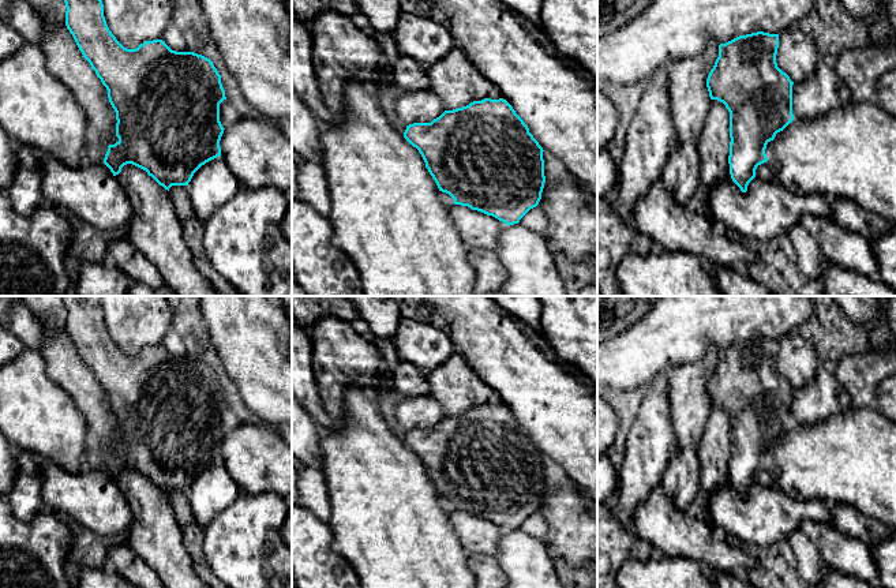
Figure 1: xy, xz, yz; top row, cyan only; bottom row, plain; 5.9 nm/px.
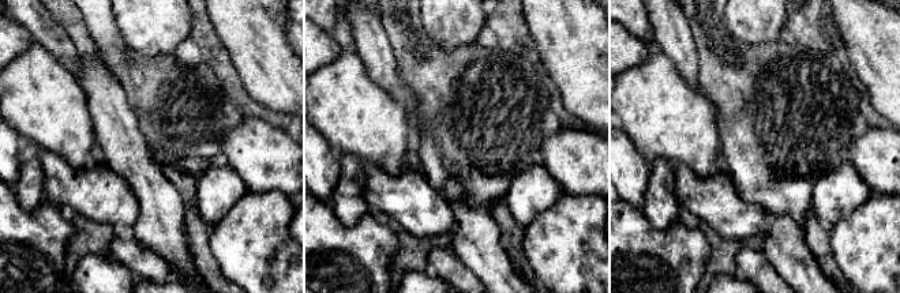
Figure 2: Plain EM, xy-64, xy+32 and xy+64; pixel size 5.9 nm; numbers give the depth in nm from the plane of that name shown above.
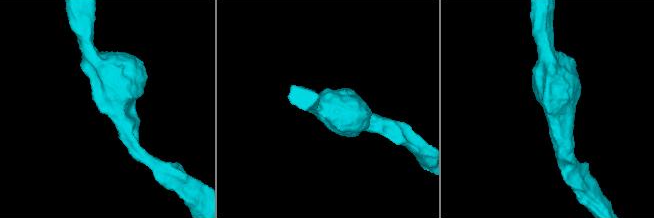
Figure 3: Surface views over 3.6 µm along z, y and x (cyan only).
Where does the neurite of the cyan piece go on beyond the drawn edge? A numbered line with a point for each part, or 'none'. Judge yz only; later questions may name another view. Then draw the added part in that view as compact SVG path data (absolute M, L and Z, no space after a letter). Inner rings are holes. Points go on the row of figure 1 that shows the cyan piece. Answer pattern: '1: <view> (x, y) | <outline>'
none

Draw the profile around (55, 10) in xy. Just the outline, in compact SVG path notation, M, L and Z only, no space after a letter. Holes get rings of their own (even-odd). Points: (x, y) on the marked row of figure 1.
M27 0L38 12L45 14L50 20L60 22L65 26L65 3L64 0Z

